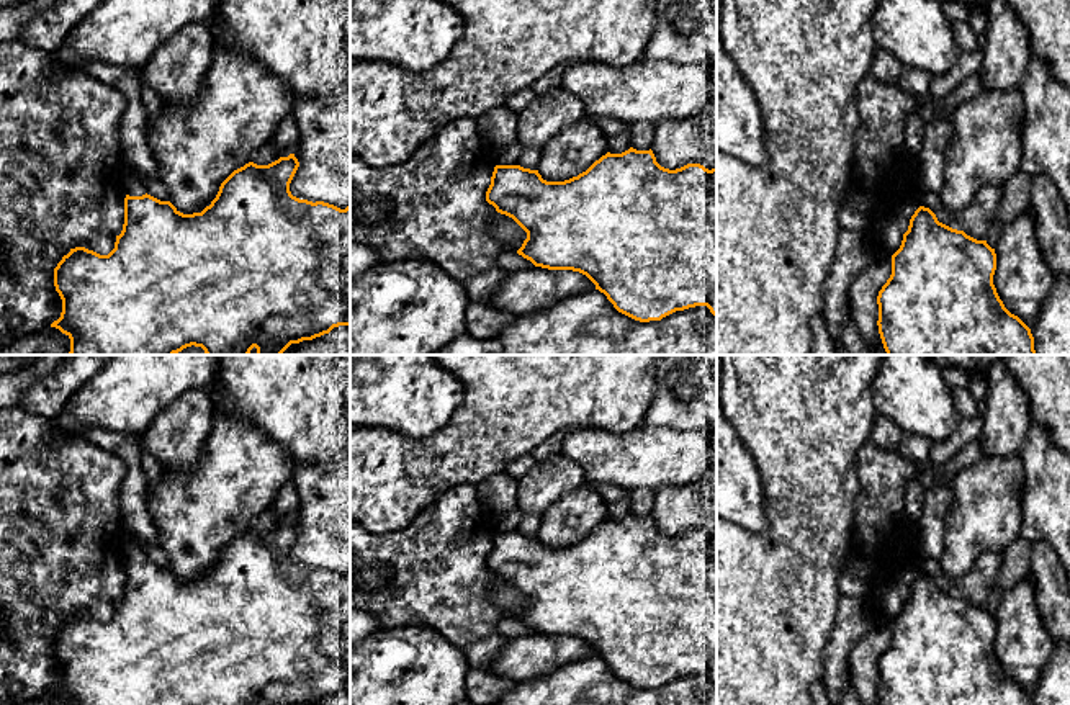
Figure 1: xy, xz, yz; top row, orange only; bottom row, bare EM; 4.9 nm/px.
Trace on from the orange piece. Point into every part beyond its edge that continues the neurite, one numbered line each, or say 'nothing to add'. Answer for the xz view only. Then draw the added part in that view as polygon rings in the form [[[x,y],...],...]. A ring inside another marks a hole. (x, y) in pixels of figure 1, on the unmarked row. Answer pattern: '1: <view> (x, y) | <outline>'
nothing to add

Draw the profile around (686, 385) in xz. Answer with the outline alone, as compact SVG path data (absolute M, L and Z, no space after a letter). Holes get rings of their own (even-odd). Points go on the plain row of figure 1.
M668 355L656 370L646 429L717 432L717 355Z

